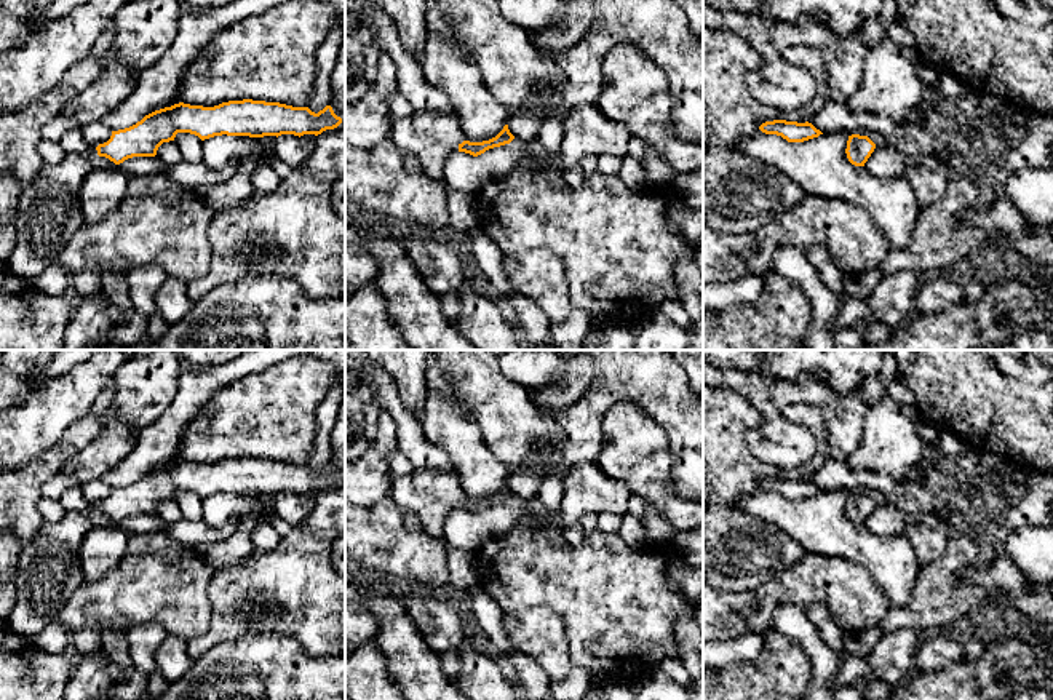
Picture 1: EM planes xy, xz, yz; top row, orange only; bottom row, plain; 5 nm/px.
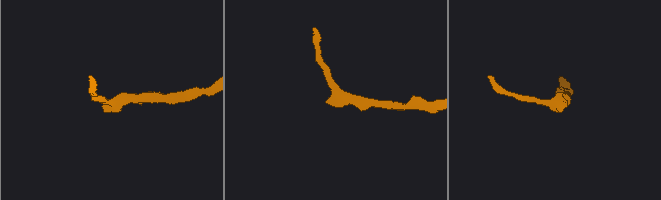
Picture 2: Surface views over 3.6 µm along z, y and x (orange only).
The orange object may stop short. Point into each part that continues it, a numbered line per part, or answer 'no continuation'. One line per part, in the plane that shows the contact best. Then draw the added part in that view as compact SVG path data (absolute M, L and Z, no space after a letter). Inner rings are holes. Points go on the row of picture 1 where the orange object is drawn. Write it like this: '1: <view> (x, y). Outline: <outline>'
1: xz (432, 138). Outline: M431 110L395 120L388 136L401 153L419 160L425 177L436 181L444 179L444 163L455 158L463 142L459 118Z

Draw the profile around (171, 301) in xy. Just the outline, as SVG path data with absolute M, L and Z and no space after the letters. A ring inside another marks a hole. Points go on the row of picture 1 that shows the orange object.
M168 276L155 296L155 312L160 313L168 324L179 321L193 305L187 294L185 281Z

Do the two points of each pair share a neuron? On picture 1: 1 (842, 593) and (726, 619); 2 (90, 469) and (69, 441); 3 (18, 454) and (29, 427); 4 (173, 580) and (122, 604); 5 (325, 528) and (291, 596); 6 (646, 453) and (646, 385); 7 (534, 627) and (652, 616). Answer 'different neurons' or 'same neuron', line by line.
1: same neuron
2: different neurons
3: same neuron
4: same neuron
5: same neuron
6: different neurons
7: different neurons

